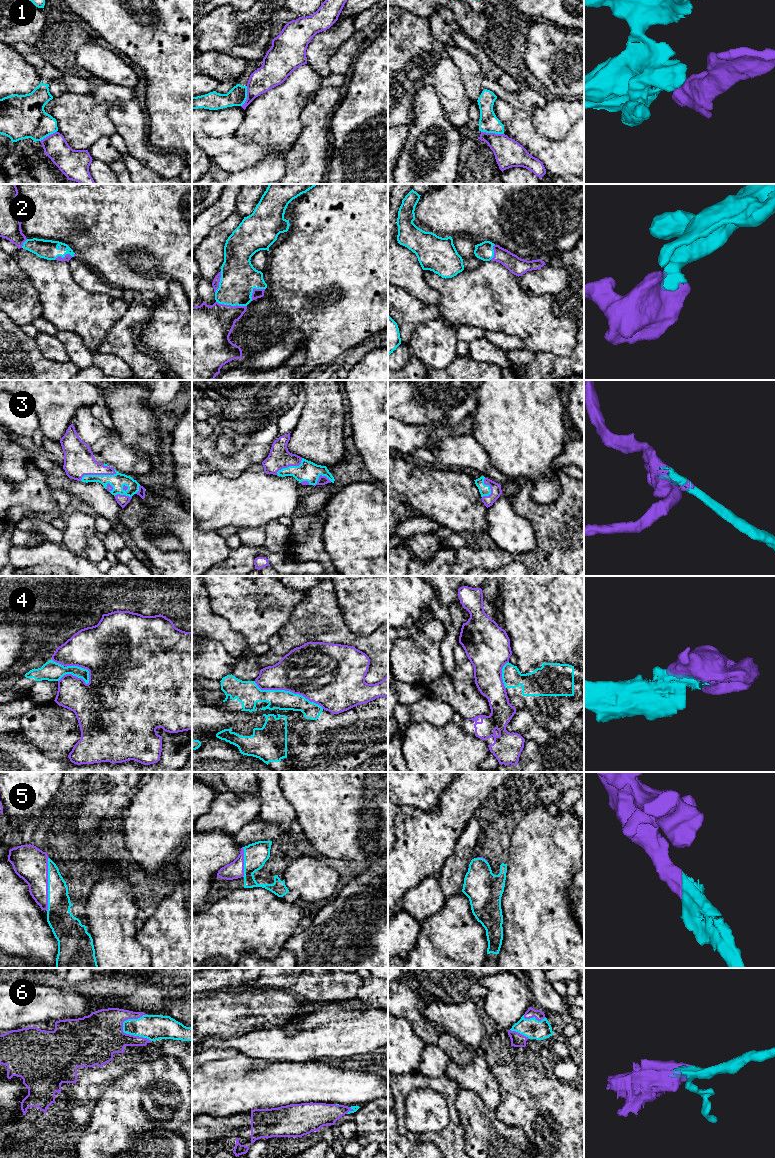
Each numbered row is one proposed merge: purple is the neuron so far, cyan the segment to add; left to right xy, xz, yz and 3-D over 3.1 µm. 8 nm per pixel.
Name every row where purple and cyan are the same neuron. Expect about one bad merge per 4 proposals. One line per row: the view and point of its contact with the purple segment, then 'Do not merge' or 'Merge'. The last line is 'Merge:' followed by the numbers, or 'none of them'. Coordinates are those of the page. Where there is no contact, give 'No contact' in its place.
1: Touches purple at yz (492, 133). Do not merge
2: Touches purple at xz (230, 305). Merge
3: Touches purple at xy (97, 474). Merge
4: Touches purple at xz (288, 690). Do not merge
5: Touches purple at xy (47, 884). Merge
6: Touches purple at xy (132, 1035). Merge
Merge: 2, 3, 5, 6

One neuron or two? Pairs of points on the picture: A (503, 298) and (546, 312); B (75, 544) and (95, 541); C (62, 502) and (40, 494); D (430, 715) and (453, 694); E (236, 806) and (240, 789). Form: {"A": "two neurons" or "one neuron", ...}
{"A": "one neuron", "B": "two neurons", "C": "two neurons", "D": "two neurons", "E": "two neurons"}

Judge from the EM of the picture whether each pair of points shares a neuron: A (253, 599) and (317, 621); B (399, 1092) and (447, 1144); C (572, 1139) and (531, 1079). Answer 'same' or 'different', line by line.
A: different
B: same
C: same

